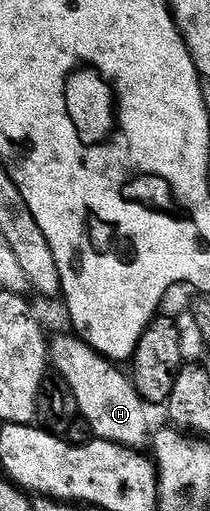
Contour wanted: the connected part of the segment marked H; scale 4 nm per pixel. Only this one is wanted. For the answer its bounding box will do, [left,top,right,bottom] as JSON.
[47,332,161,447]

